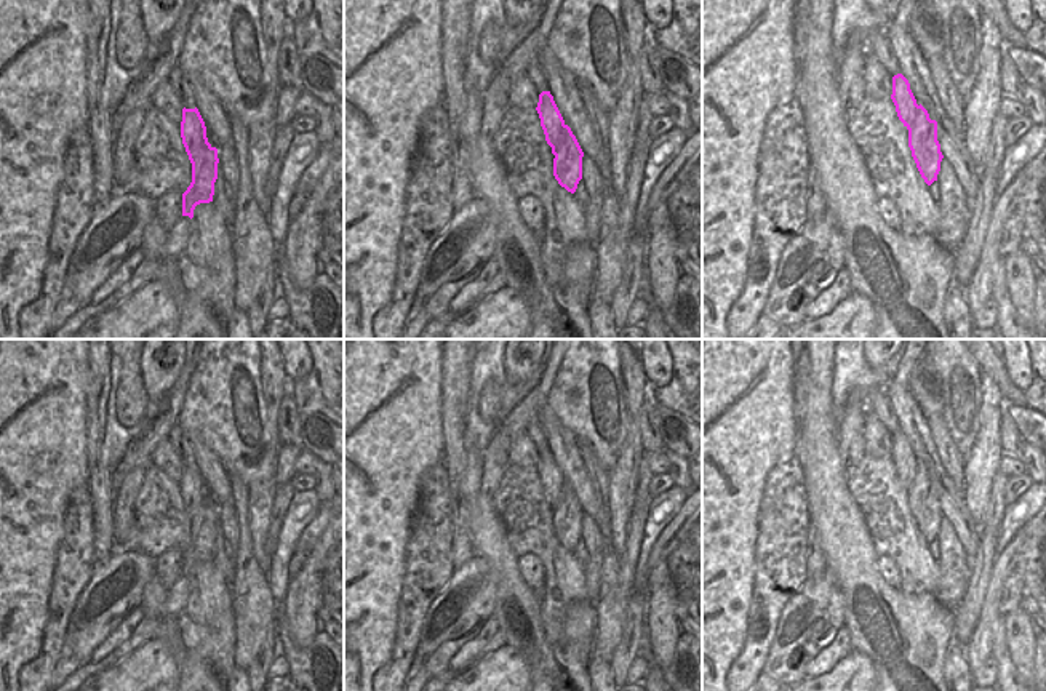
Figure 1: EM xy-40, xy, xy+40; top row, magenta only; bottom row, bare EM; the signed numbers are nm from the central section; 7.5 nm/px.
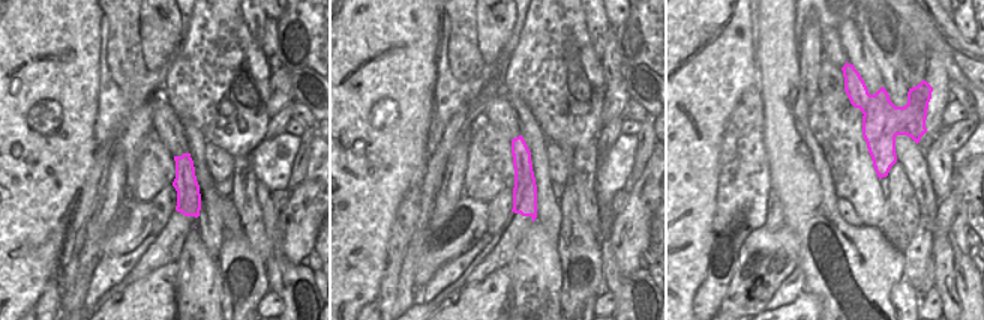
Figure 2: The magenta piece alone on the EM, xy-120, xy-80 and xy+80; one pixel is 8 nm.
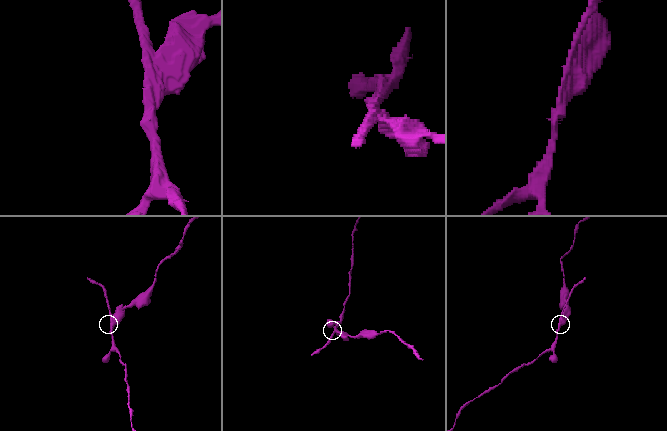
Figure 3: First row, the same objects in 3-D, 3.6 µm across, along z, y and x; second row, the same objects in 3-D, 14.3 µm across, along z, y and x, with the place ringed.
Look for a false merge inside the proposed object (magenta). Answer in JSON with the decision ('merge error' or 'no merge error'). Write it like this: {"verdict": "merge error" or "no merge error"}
{"verdict": "merge error"}

